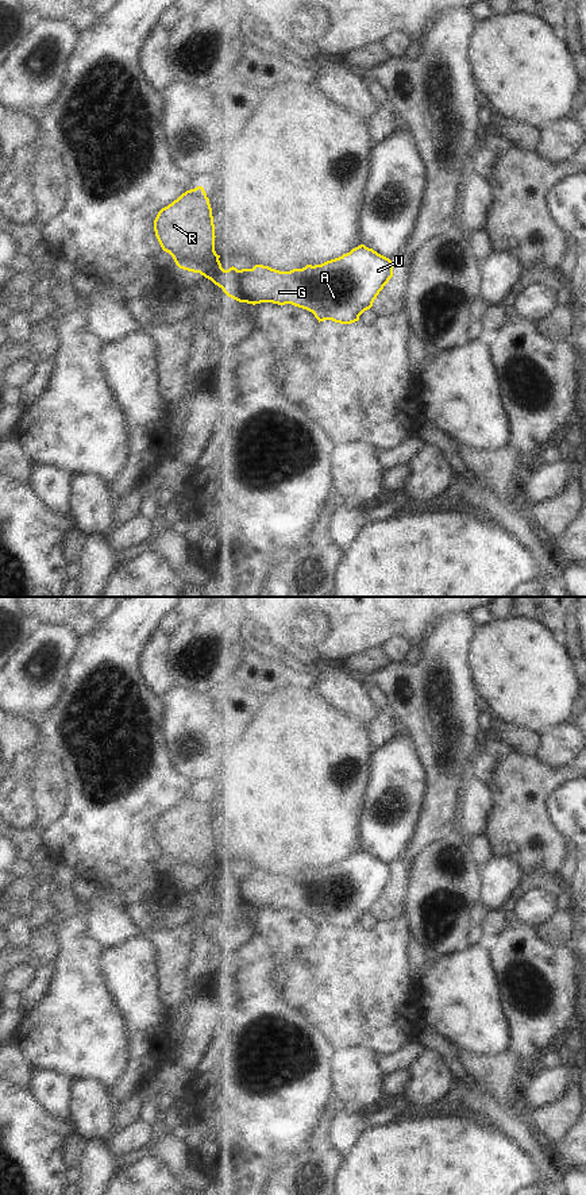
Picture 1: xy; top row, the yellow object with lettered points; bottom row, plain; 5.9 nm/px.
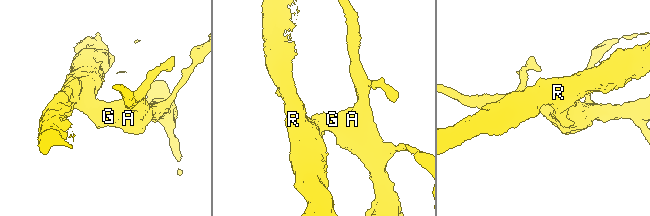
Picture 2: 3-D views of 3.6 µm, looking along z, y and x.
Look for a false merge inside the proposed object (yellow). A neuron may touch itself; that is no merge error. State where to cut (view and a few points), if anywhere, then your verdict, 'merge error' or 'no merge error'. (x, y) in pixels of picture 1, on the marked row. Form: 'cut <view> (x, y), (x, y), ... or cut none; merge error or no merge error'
cut xy (238, 270), (222, 288); merge error

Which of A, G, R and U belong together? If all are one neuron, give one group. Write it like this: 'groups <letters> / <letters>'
groups A G U / R

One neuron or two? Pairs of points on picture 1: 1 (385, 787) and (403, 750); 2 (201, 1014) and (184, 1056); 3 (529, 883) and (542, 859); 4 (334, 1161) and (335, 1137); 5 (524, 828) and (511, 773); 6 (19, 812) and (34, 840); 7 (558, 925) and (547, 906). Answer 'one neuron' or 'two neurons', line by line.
1: one neuron
2: one neuron
3: two neurons
4: two neurons
5: one neuron
6: two neurons
7: two neurons

